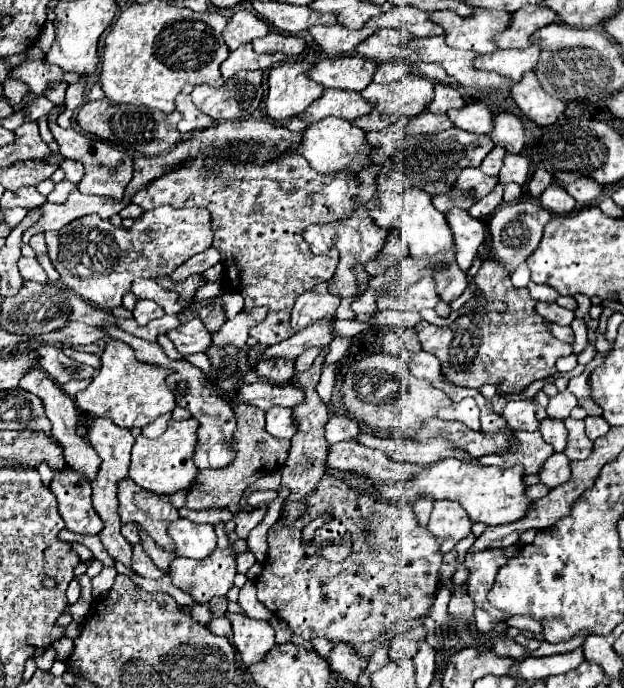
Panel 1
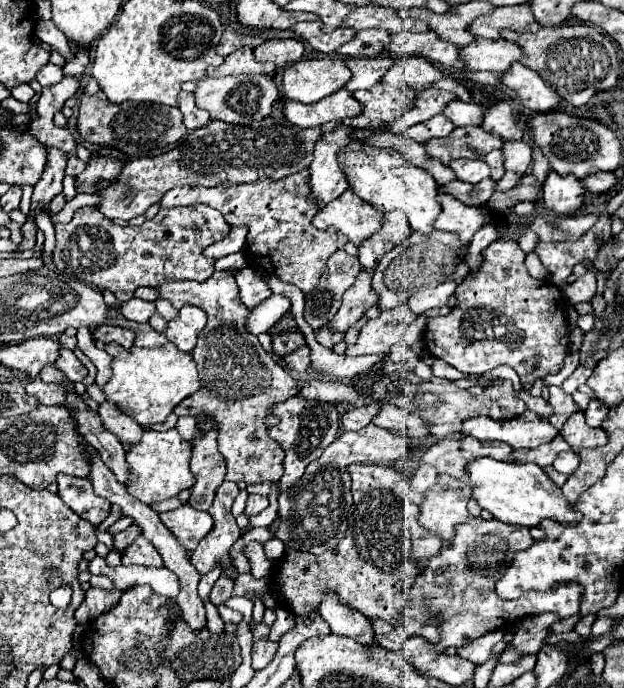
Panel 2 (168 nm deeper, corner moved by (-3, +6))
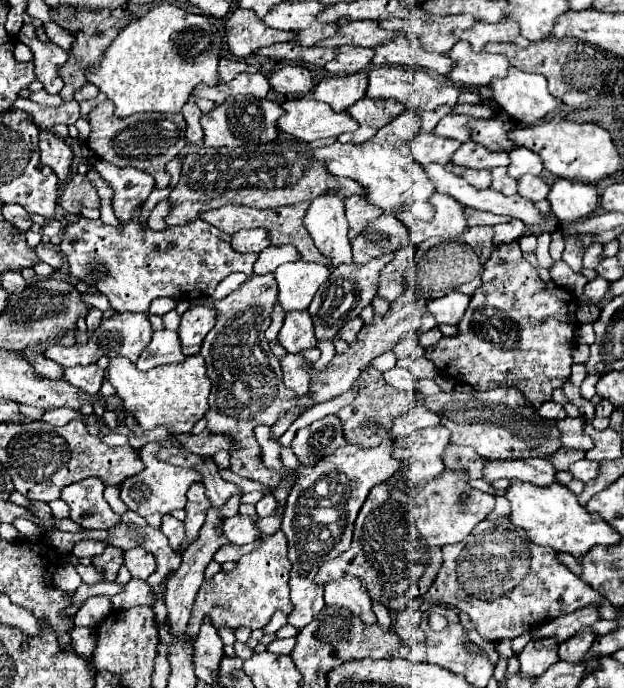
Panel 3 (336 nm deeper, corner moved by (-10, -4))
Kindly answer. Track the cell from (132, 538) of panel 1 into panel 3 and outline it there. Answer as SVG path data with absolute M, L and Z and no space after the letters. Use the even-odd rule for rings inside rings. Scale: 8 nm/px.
M108 545L102 555L92 559L92 565L104 569L106 581L114 581L116 579L116 573L122 567L122 563L124 563L124 551L118 549L118 547L112 547L112 545Z

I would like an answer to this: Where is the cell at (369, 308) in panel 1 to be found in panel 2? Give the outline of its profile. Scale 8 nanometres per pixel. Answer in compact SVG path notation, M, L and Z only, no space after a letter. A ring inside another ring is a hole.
M379 267L375 271L375 277L373 277L373 289L379 293L379 309L385 311L385 309L393 309L393 307L399 307L401 303L407 301L407 297L411 295L409 291L391 291L385 283L383 283L383 267Z

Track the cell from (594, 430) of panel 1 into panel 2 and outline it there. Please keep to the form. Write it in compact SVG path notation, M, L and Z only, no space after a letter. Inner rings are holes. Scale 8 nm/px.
M593 399L591 403L589 403L589 407L583 411L585 413L585 419L587 419L587 425L591 425L591 427L599 427L601 423L603 423L603 419L607 417L607 405L603 405L603 401L599 401L599 399Z

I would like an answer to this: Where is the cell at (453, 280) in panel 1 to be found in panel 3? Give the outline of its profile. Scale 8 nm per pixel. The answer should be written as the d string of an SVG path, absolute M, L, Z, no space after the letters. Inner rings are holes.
M512 219L506 225L498 225L498 227L494 227L494 249L498 249L498 245L502 245L502 243L514 243L522 235L524 235L522 221Z

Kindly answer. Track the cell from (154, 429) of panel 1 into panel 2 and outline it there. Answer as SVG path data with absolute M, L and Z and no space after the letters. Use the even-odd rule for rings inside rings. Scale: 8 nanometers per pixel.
M215 271L205 283L169 281L159 285L159 293L161 299L171 301L175 309L181 309L187 303L201 307L207 313L207 325L193 349L193 359L201 377L201 389L181 401L175 409L175 415L211 419L213 429L217 429L219 451L227 463L225 481L279 481L283 475L285 453L281 445L269 437L265 417L271 413L273 405L295 397L299 393L299 385L289 375L289 371L283 369L281 363L261 347L259 339L253 333L247 333L245 321L249 309L239 301L235 275L227 271Z

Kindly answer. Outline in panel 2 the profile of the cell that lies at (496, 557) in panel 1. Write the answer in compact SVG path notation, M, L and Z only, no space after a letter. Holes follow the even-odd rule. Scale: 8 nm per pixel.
M469 517L465 523L455 525L455 537L443 543L439 555L433 557L427 569L423 569L423 573L417 577L417 595L410 604L407 603L401 617L405 632L415 635L425 626L431 611L441 611L441 641L432 646L436 653L443 653L447 647L463 647L485 633L513 627L529 615L541 615L545 611L557 613L561 617L575 615L579 611L579 597L583 597L583 589L579 589L579 583L575 581L567 585L555 585L543 593L531 591L515 601L503 601L497 597L495 581L501 567L499 561L503 561L503 557L511 561L515 551L523 551L531 547L531 543L535 543L535 539L527 527L507 525L499 519L485 521L483 517Z

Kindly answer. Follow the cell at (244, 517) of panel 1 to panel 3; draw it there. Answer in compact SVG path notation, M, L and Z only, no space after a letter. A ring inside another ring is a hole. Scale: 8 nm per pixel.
M264 495L258 503L256 503L256 513L258 517L270 517L276 509L276 499L274 495Z

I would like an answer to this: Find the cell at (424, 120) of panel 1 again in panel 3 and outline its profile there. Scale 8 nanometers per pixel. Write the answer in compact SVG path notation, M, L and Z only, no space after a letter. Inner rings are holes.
M418 133L412 139L412 153L422 165L428 165L428 163L442 163L442 165L446 165L450 161L450 155L460 145L462 143L458 143L456 139L438 137L436 133Z

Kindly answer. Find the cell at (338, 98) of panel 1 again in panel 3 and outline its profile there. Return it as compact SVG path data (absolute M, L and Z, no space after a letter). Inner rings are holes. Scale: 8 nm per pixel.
M308 97L284 101L282 107L286 113L278 119L278 129L302 141L338 137L346 131L358 129L358 123L350 117L350 113L334 113L324 103L318 103Z

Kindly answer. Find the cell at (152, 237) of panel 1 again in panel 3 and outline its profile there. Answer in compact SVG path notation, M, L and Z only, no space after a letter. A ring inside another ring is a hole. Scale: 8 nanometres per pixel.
M80 217L76 223L68 225L64 229L64 239L60 243L60 253L64 255L70 277L76 281L82 281L94 289L98 289L102 295L108 297L110 305L118 313L146 313L152 299L158 297L172 297L176 301L192 301L206 295L212 295L216 285L228 277L230 273L252 273L252 265L258 259L256 253L236 253L230 245L230 235L212 227L210 223L196 219L186 223L186 227L168 227L164 231L152 231L142 229L138 219L132 219L130 223L122 223L122 231L114 229L100 219L88 219Z

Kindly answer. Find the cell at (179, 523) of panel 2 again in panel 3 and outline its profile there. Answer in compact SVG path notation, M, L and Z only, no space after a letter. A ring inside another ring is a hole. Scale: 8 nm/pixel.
M166 515L166 517L162 519L160 531L168 537L170 547L172 547L174 551L182 551L186 545L190 545L190 543L188 543L188 537L186 537L184 523L178 521L178 519L174 519L172 515Z

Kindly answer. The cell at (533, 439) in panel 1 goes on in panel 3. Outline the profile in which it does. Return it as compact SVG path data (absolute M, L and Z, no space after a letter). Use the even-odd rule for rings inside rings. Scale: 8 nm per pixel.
M558 449L554 455L546 455L546 459L554 465L556 471L568 471L568 465L582 457L584 457L584 451L566 451L566 449Z

